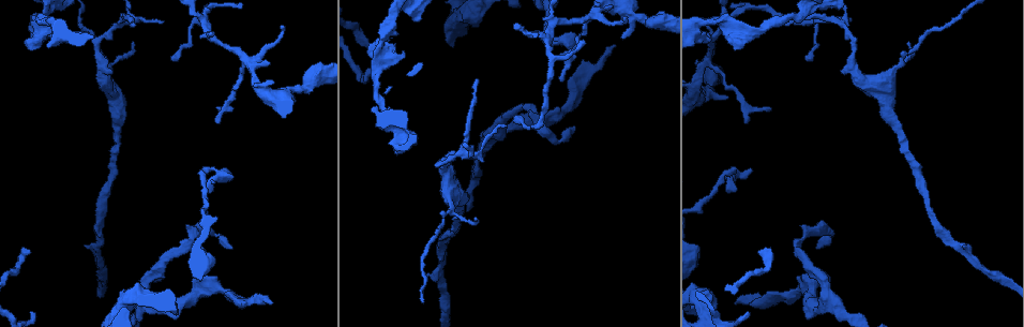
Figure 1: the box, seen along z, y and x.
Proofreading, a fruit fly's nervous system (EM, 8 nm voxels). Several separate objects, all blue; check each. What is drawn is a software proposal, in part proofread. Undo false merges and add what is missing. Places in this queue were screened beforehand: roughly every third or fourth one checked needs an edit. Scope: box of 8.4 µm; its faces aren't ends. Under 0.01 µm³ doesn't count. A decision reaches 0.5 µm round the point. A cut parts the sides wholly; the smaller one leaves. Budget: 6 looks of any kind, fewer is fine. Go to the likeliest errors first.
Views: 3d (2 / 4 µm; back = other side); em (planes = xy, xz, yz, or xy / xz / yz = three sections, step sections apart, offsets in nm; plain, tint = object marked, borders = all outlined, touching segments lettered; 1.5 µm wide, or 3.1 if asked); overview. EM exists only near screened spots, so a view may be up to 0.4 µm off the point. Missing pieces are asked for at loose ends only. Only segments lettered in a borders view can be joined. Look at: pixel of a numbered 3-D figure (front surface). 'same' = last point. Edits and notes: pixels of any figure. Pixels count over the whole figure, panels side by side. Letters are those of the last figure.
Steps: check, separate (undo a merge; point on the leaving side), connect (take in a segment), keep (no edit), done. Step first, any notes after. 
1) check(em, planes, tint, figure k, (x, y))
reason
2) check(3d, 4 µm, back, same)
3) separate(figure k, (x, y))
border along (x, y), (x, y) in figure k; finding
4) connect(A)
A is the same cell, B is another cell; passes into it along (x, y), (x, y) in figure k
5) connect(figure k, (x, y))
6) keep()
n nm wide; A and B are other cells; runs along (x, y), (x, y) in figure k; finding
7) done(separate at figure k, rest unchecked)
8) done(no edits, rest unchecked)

check(em, planes, borders, figure 1, (762, 249))
end of a long branch

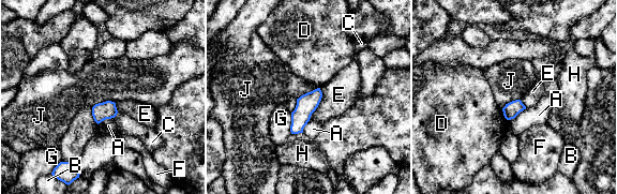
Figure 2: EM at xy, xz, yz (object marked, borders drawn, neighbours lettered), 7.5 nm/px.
keep()
E touches over 240 nm; A, B, C, D, E, F, G, H and J are other cells; none of them fits

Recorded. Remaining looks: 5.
check(em, planes, borders, figure 1, (250, 60))
branch point

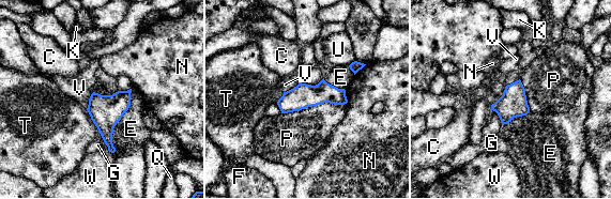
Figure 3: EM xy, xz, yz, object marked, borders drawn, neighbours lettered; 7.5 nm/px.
keep()
190 nm wide; C, E, F, G, K, N, P, Q, T, U, V and W are other cells; runs along (344, 101), (301, 96), (280, 104) in figure 3; one neuron here

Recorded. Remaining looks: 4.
check(3d, 2 µm, figure 1, (813, 20))

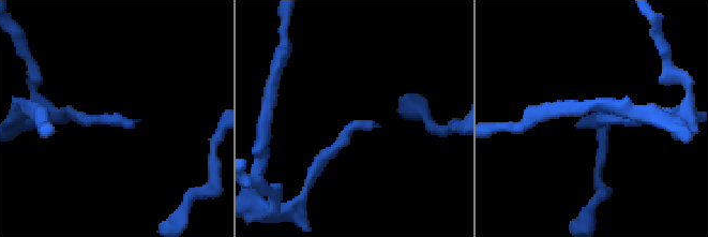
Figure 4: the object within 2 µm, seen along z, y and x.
check(em, planes, borders, figure 4, (375, 126))
shape alone is not enough

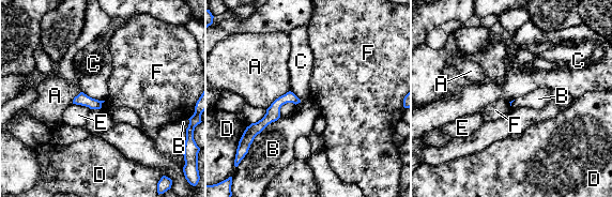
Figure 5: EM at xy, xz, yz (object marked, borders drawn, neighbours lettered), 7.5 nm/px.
keep()
A, B, C, D, E and F are other cells; border along (81, 91), (92, 97), (104, 101) in figure 5; none of them fits

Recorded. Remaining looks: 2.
done(no edits, rest unchecked)

